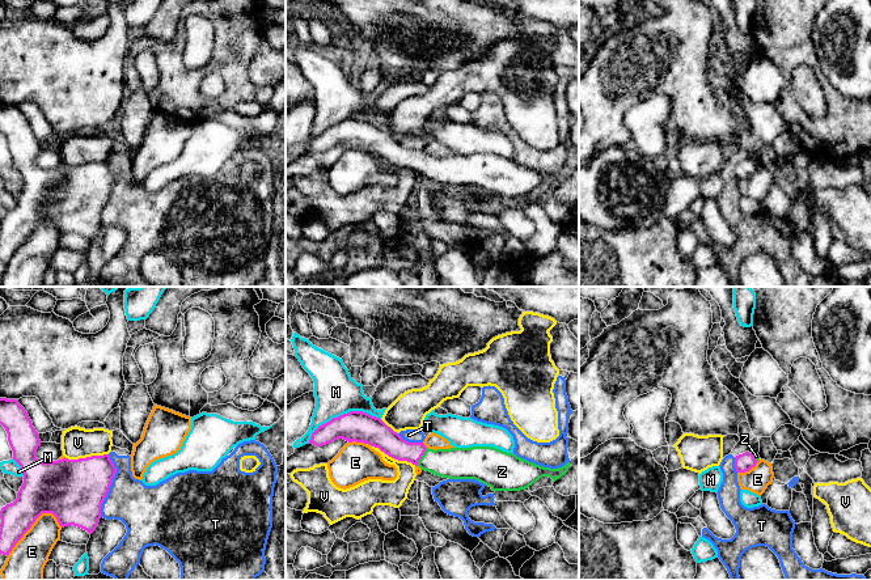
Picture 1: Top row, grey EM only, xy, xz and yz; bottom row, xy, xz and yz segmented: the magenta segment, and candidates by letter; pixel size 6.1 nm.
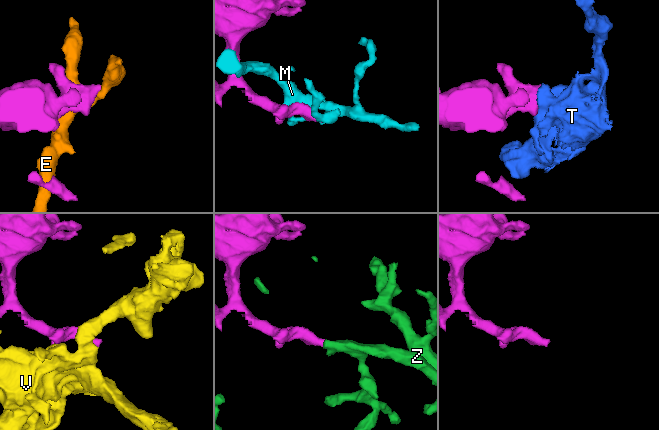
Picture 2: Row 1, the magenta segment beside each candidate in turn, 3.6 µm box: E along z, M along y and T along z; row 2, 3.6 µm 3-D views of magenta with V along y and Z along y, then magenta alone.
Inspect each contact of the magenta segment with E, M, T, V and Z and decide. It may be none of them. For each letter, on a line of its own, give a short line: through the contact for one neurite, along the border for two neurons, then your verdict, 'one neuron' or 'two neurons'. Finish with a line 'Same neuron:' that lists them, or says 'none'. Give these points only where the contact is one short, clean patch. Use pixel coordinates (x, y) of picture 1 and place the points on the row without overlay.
E: two neurons
M: two neurons
T: two neurons
V: two neurons
Z: xz (385, 145), (421, 164), (438, 169), (456, 169) | one neuron
Same neuron: Z

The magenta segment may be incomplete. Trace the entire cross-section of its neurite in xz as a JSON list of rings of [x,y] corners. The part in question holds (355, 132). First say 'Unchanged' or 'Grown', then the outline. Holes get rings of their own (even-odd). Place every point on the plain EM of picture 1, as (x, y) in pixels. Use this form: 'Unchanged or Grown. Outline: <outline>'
Grown. Outline: [[[350,118],[320,132],[309,151],[322,153],[338,145],[368,151],[443,185],[475,186],[492,198],[525,196],[542,183],[555,189],[570,174],[570,169],[558,175],[544,174],[492,153],[428,156],[423,149],[403,147],[380,124],[363,118]]]

